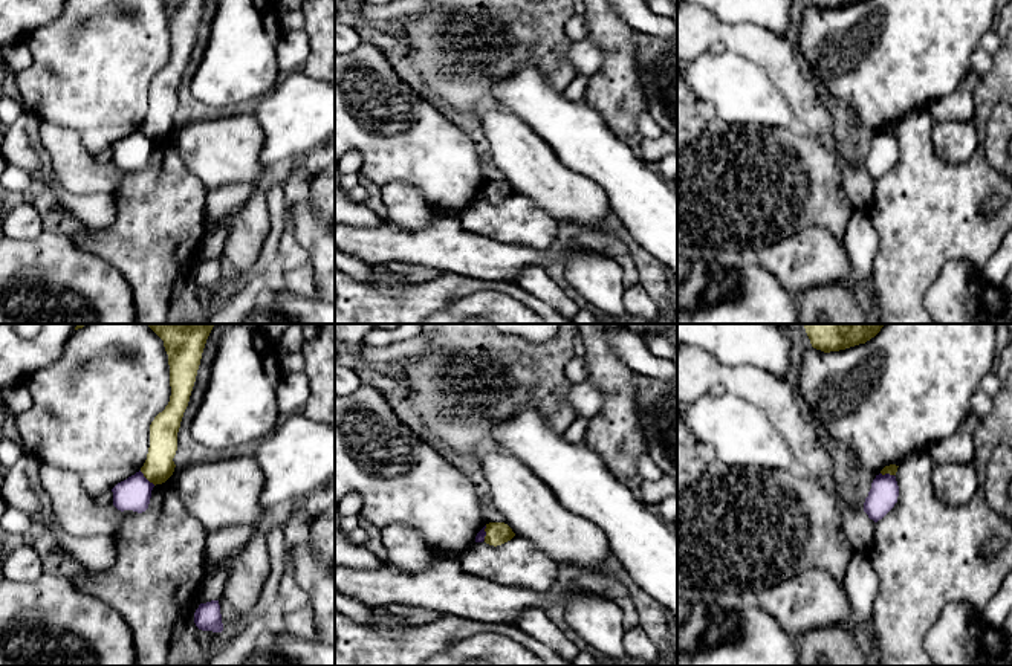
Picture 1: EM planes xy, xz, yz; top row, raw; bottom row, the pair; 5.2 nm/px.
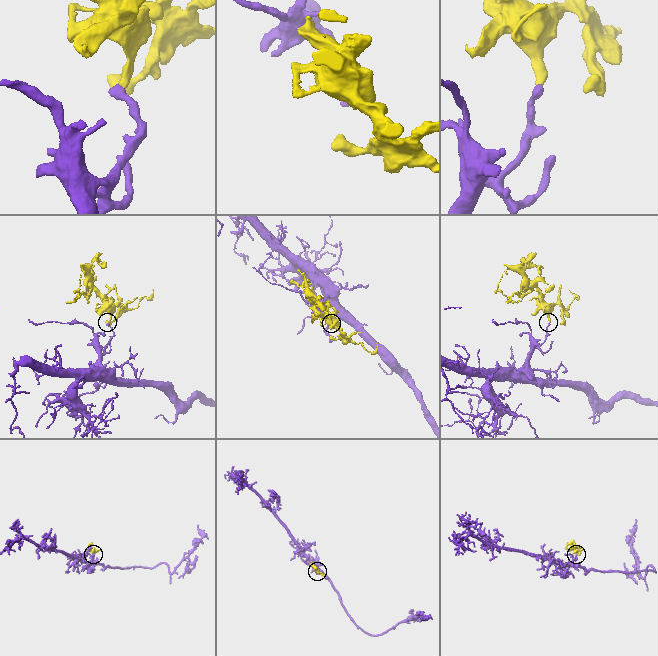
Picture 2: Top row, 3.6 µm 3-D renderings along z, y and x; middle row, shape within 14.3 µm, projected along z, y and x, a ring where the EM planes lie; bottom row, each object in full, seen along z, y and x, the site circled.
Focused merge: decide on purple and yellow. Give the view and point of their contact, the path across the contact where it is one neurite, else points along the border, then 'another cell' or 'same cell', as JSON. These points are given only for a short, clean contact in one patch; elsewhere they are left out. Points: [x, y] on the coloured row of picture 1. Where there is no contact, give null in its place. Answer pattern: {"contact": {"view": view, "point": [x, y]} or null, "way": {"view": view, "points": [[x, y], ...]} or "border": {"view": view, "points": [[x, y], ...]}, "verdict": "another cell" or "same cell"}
{"contact": {"view": "xy", "point": [145, 478]}, "border": {"view": "xy", "points": [[139, 471], [155, 484]]}, "verdict": "another cell"}

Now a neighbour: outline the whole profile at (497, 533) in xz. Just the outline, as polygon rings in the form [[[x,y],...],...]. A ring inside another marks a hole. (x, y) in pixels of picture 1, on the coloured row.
[[[489,522],[486,524],[485,532],[485,542],[494,547],[504,544],[515,536],[512,529],[504,522]]]

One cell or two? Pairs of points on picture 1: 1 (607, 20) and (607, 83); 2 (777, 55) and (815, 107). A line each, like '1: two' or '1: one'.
1: one
2: one

